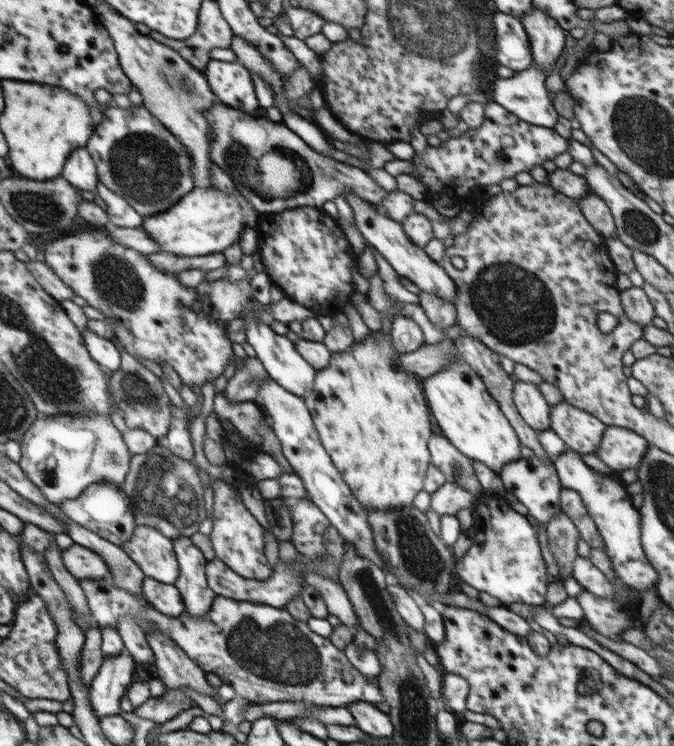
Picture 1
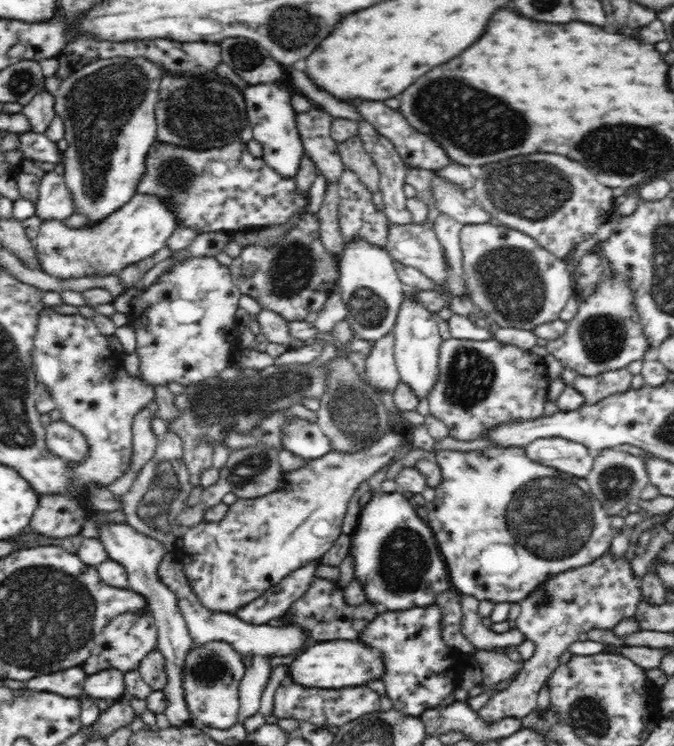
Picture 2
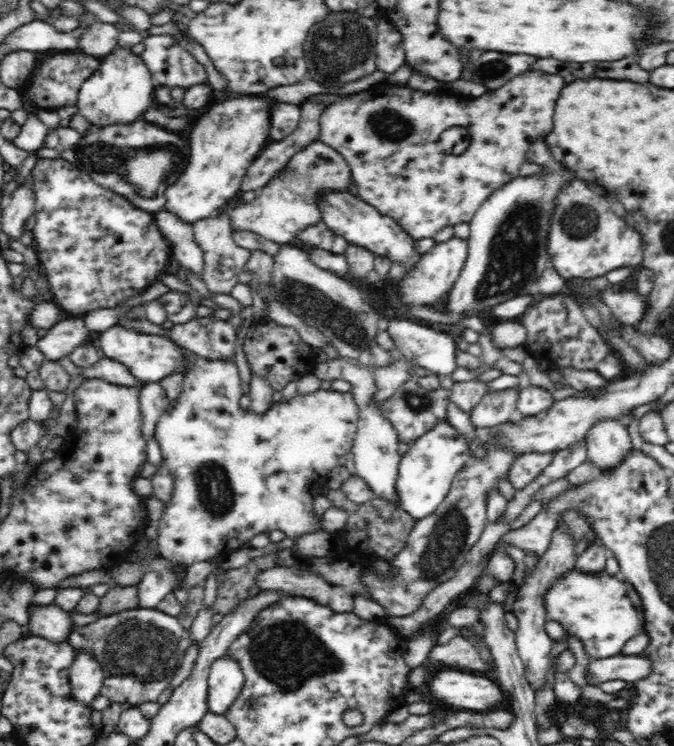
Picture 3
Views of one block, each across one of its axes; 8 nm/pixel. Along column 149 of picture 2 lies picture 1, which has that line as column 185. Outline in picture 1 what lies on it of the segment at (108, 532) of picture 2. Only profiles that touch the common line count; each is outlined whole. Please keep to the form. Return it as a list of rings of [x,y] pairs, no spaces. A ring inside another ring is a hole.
[[[178,537],[172,544],[180,564],[180,575],[173,585],[182,594],[184,610],[190,615],[204,615],[210,611],[217,596],[206,580],[205,564],[208,560],[190,537]]]

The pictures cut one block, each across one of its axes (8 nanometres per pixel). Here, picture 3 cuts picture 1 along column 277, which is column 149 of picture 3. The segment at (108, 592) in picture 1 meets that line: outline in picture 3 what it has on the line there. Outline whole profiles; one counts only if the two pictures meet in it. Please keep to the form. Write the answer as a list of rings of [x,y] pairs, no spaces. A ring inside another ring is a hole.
[[[136,607],[122,612],[99,617],[85,626],[75,626],[69,632],[68,643],[78,652],[87,653],[97,660],[104,673],[100,694],[110,702],[139,705],[143,702],[157,702],[160,693],[169,686],[175,670],[179,668],[185,653],[191,646],[190,629],[185,629],[177,617],[170,616],[158,609]]]

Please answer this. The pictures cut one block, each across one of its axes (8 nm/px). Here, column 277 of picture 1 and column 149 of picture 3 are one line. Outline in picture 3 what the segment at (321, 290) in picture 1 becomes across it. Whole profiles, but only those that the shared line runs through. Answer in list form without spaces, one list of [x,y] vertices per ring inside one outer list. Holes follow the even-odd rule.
[[[40,157],[37,161],[31,173],[36,197],[32,246],[44,268],[53,300],[66,315],[79,316],[99,308],[119,306],[168,273],[170,242],[161,233],[153,213],[136,208],[121,194],[100,186],[67,160]]]

